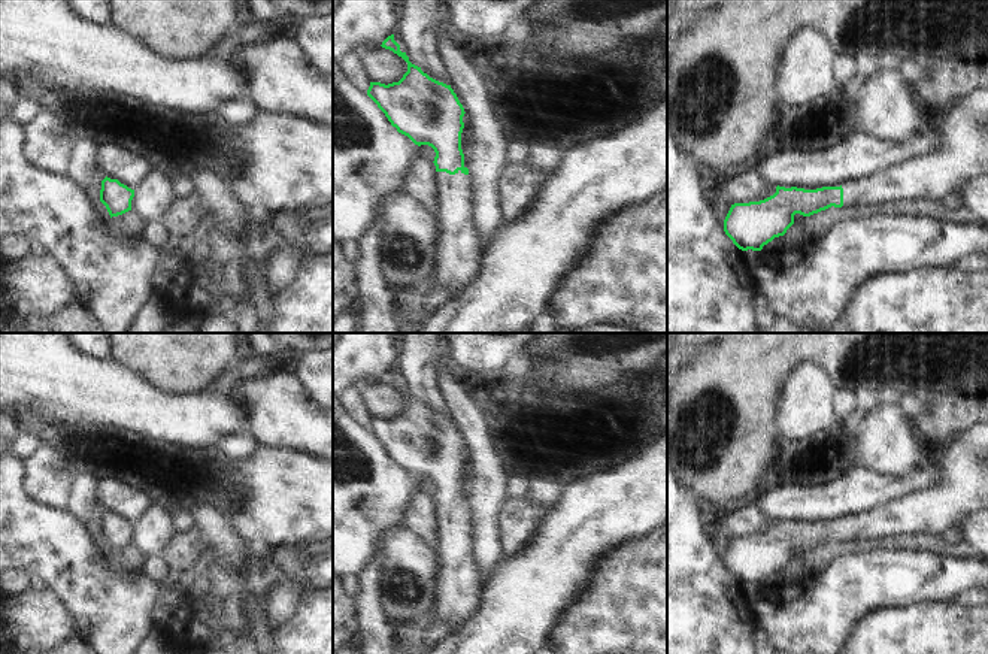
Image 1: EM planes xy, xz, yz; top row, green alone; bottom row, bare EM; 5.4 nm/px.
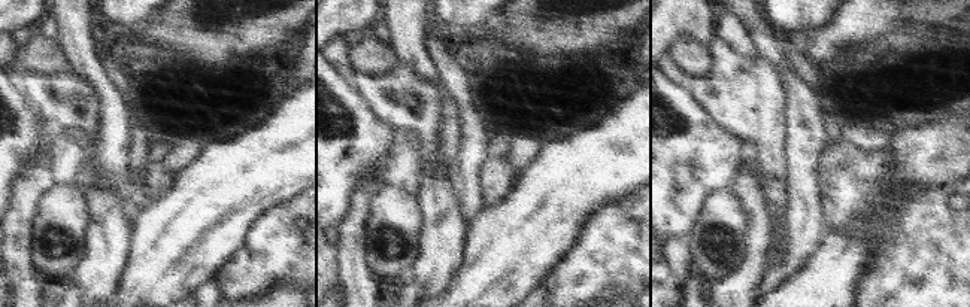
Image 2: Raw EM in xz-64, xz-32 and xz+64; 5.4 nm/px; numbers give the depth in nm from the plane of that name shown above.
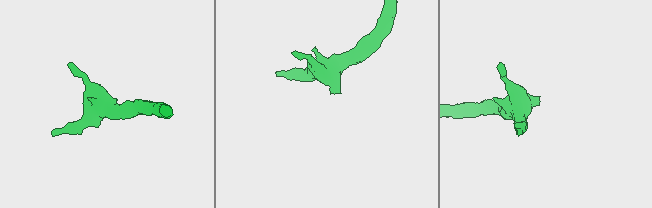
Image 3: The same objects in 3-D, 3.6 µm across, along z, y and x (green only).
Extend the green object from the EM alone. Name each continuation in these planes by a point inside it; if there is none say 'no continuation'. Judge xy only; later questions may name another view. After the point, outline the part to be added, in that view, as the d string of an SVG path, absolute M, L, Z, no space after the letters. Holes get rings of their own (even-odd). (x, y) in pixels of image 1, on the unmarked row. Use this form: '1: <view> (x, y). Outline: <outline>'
no continuation.

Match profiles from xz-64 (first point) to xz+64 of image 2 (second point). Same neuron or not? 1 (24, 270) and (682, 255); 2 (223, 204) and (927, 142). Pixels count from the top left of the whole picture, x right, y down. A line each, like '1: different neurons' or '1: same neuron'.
1: different neurons
2: same neuron

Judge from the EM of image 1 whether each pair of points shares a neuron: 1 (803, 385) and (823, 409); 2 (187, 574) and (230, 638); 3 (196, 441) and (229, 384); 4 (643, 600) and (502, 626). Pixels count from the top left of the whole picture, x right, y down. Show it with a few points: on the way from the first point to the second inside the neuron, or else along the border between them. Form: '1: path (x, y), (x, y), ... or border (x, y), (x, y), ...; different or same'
1: path (809, 391), (809, 396), (817, 403); same
2: border (248, 635), (239, 630), (215, 629), (206, 638); different
3: border (209, 387), (217, 387), (223, 391), (235, 388); different
4: border (585, 589), (548, 635); different

